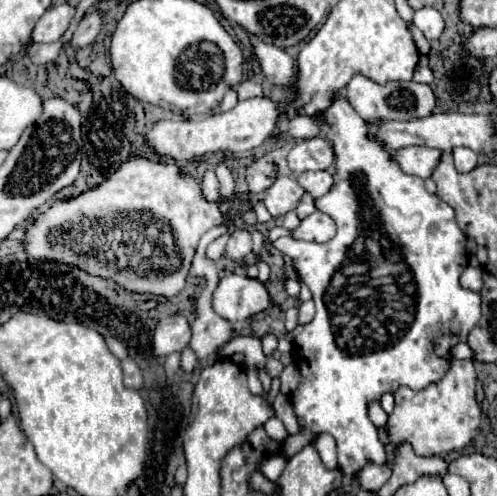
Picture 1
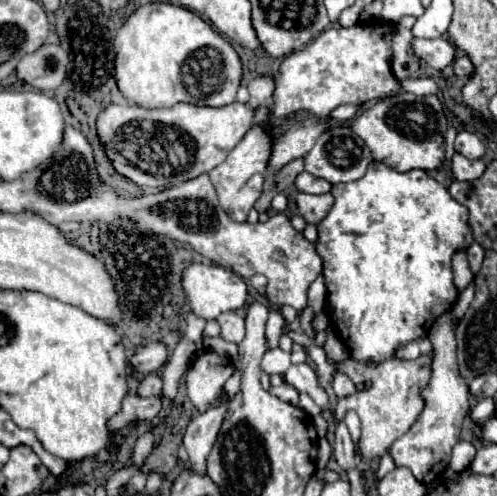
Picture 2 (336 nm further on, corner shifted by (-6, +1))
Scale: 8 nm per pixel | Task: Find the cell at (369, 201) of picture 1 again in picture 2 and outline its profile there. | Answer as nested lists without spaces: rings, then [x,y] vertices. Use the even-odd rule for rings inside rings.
[[[372,162],[360,180],[334,184],[332,194],[334,206],[320,222],[316,242],[328,288],[324,312],[354,360],[378,364],[392,358],[396,346],[422,338],[432,322],[456,302],[458,290],[452,282],[450,260],[474,242],[468,226],[468,208],[458,204],[446,186],[436,182],[428,172],[410,170],[398,174],[380,162]]]

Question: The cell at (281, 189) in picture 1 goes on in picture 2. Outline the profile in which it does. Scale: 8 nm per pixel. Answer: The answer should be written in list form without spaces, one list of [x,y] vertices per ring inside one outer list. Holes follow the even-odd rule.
[[[294,190],[294,200],[298,204],[298,210],[300,210],[300,216],[308,222],[308,224],[320,224],[324,220],[324,216],[330,212],[332,204],[334,204],[334,196],[328,192],[328,194],[304,194],[304,192],[298,192]]]

